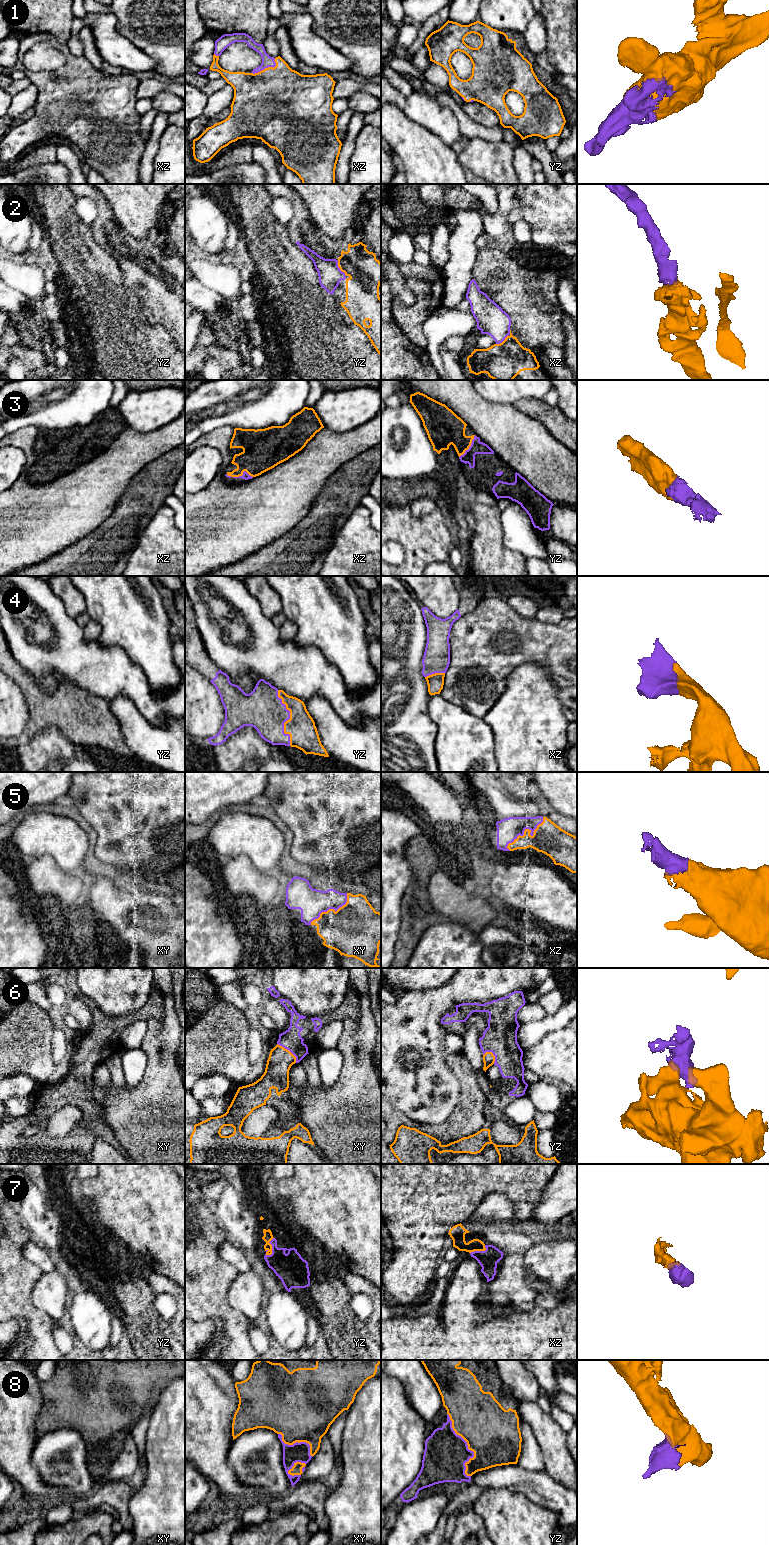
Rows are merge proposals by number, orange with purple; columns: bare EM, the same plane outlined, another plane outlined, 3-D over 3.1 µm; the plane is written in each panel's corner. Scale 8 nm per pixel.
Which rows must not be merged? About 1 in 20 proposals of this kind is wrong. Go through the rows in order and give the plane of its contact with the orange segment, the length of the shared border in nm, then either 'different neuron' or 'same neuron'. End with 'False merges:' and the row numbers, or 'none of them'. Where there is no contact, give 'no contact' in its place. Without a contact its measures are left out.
1: meets orange in xz; contact 240 nm long; same neuron
2: meets orange in yz; contact 150 nm long; same neuron
3: meets orange in yz; contact 220 nm long; same neuron
4: meets orange in yz; contact 460 nm long; same neuron
5: meets orange in xz; contact 380 nm long; same neuron
6: meets orange in xy; contact 220 nm long; same neuron
7: meets orange in yz; contact 160 nm long; same neuron
8: meets orange in yz; contact 550 nm long; same neuron
False merges: none of them

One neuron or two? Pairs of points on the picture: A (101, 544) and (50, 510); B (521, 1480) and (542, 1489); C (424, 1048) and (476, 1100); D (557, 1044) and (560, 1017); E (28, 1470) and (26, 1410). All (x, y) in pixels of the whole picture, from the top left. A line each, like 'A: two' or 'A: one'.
A: two
B: one
C: two
D: two
E: one

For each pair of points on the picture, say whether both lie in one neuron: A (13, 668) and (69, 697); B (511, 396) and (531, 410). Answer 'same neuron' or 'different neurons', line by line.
A: same neuron
B: different neurons

